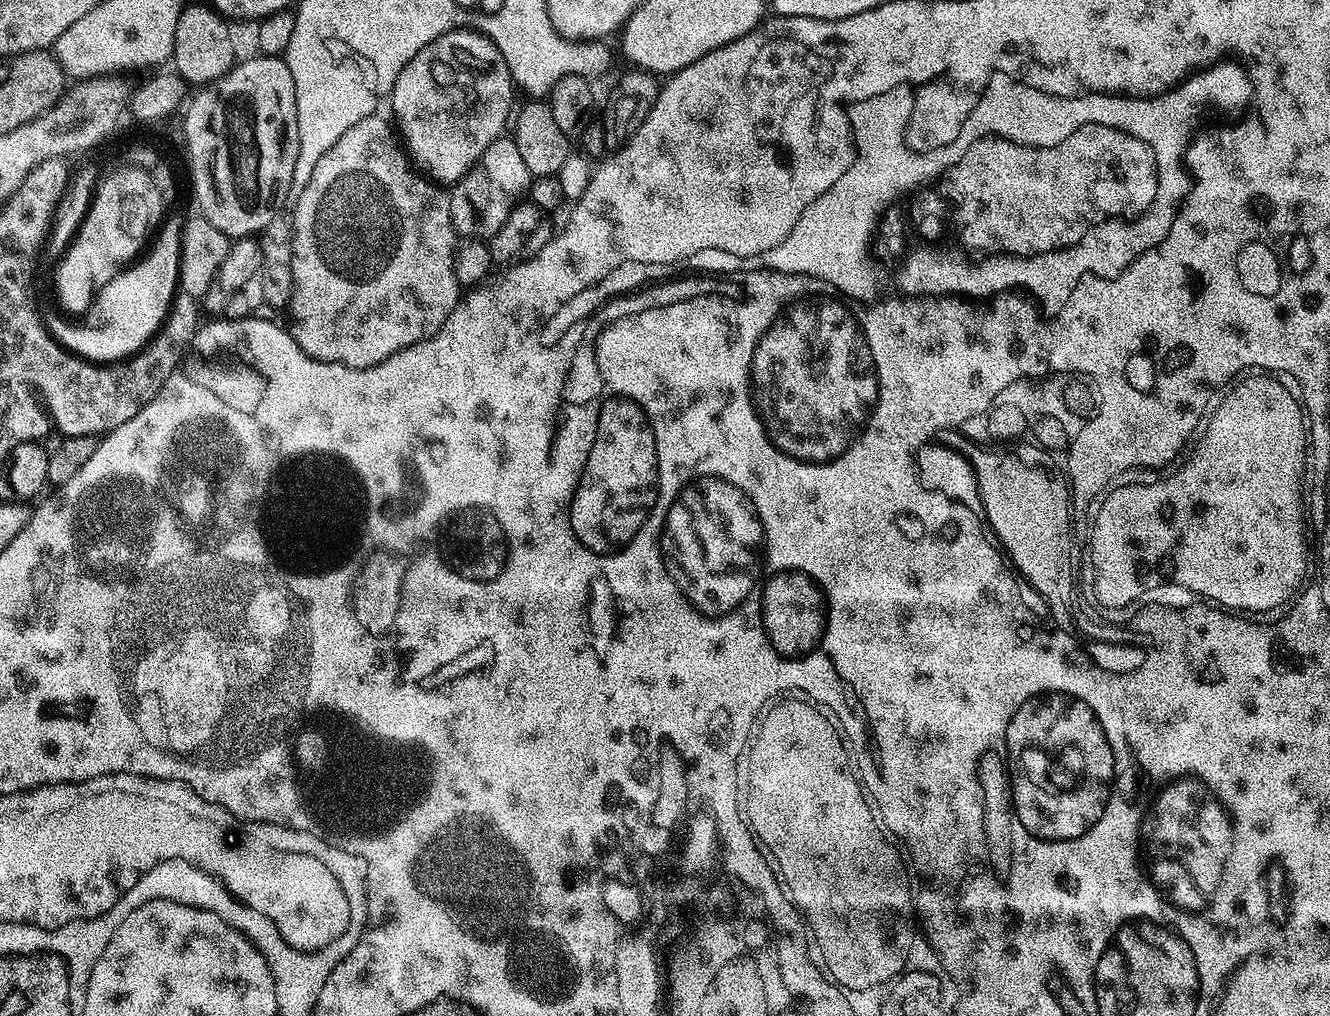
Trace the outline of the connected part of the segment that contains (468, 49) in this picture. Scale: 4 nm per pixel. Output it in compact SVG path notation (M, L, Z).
M458 29L453 32L435 39L434 42L428 43L418 54L411 59L410 63L403 68L402 72L395 80L395 86L390 93L390 101L392 100L392 108L396 114L397 127L399 128L401 137L405 142L409 155L413 158L415 165L420 167L427 175L438 181L439 183L453 184L461 179L476 164L478 158L493 144L496 139L503 135L503 128L507 127L512 116L512 90L514 91L514 83L509 68L498 48L485 34L473 29Z

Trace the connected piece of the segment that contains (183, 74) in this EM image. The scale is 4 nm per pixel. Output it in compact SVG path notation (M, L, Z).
M185 3L181 7L178 26L174 26L174 46L170 57L171 63L176 63L175 75L195 86L207 86L213 80L221 80L238 60L229 21L215 8L204 4Z

